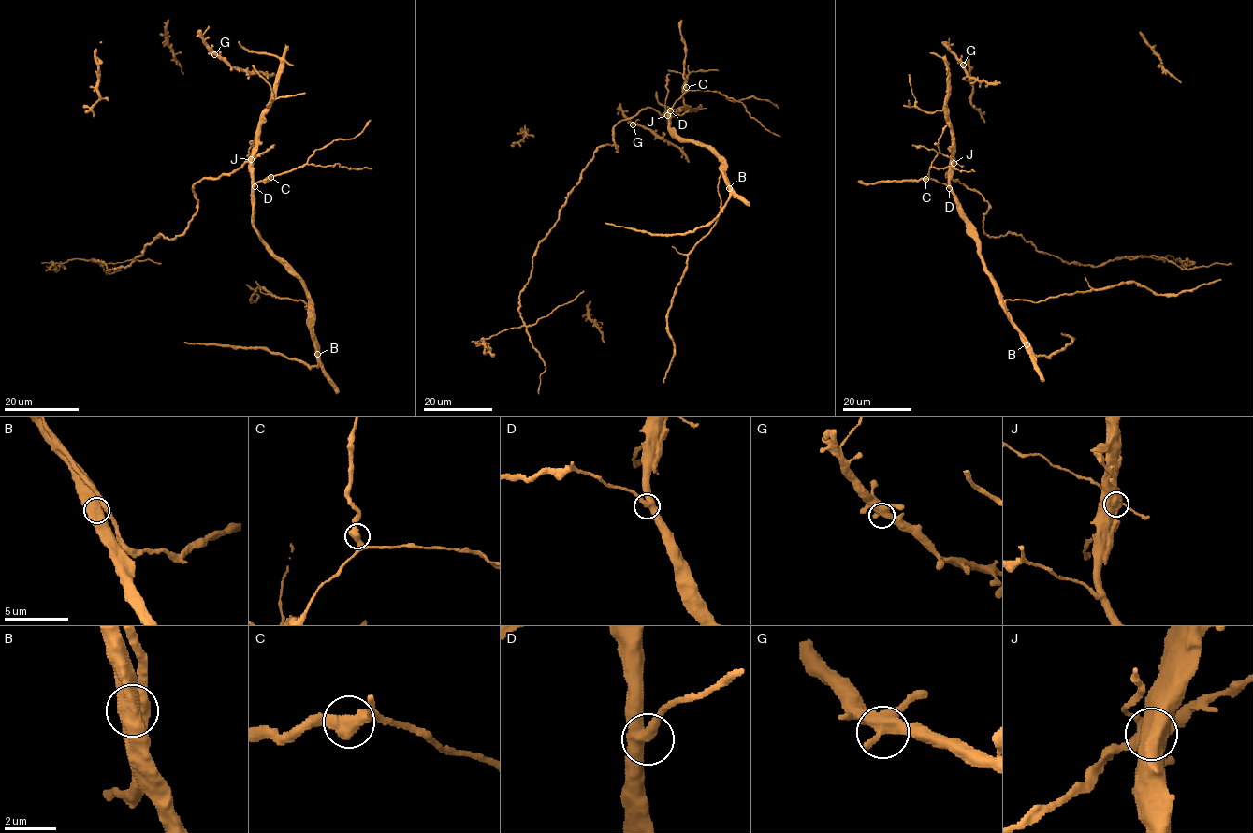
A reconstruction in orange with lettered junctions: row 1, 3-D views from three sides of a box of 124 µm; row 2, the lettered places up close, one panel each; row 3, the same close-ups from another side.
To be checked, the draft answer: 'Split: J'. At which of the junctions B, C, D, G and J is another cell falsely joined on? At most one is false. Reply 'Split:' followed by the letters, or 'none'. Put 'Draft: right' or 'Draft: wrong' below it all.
Split: J
Draft: right

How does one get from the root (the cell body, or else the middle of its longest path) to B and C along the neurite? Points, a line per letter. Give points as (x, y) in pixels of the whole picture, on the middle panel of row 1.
B: (677, 111), (668, 111), (669, 128), (679, 138), (706, 146), (721, 161), (721, 170), (729, 188)
C: (677, 111), (669, 113), (668, 110), (686, 87)

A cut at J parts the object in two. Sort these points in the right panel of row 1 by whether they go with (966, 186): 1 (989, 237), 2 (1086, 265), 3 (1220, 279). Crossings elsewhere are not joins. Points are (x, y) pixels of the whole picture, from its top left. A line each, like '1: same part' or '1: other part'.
1: same part
2: same part
3: other part

